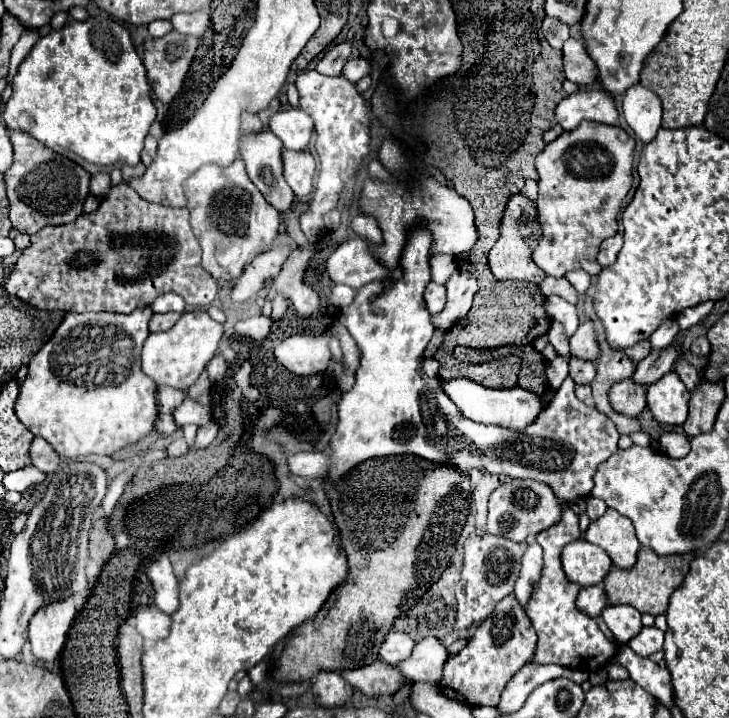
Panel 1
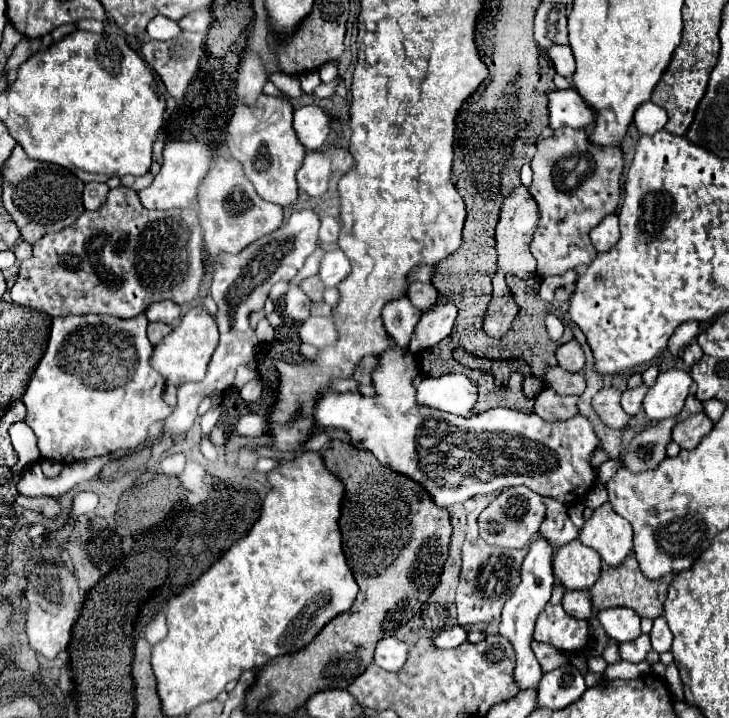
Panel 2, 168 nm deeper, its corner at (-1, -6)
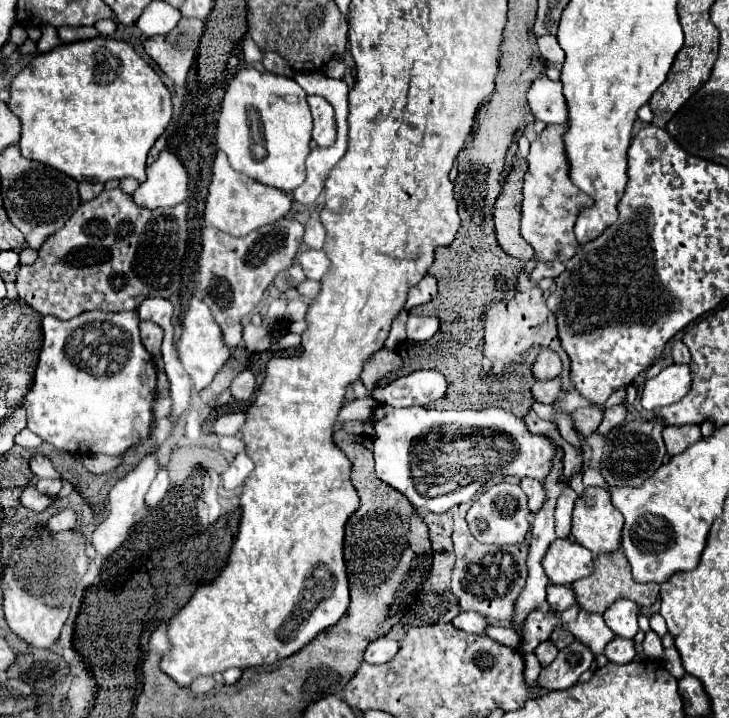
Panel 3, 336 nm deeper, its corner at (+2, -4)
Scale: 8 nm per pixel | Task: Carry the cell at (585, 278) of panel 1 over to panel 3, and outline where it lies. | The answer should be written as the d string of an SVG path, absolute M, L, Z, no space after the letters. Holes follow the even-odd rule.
M536 260L536 268L532 270L530 278L532 282L538 282L540 278L556 278L564 270L562 262L540 262Z

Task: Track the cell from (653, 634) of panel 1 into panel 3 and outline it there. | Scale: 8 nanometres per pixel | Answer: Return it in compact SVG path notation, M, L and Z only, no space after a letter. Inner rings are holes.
M616 636L614 640L608 642L608 646L604 648L604 656L614 662L614 664L628 664L634 660L636 650L634 650L634 640L626 640Z

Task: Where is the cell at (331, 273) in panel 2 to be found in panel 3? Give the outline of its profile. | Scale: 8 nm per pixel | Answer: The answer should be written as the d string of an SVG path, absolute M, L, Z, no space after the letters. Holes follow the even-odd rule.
M302 250L296 256L296 262L302 266L306 278L320 280L324 272L330 268L330 262L322 250Z

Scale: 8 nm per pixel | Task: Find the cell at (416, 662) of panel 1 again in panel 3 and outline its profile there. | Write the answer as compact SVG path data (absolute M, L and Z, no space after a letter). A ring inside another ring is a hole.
M460 612L452 624L458 628L458 630L464 630L464 632L470 632L470 634L484 634L484 630L488 628L488 620L482 616L482 614L476 614L476 612Z

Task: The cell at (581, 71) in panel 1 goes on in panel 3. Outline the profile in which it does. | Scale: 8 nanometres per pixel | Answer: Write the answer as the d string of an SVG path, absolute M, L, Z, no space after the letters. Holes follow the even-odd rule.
M548 34L540 36L538 38L538 48L540 48L540 54L542 54L544 60L552 62L558 68L562 66L562 62L564 62L564 50L560 48L556 36L548 36Z

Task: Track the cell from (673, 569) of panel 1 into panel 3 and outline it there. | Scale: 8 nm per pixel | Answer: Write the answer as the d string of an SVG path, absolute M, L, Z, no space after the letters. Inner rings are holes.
M622 550L596 556L594 558L594 570L592 570L592 574L588 578L582 578L582 580L572 582L570 588L576 594L578 606L582 610L586 610L586 612L596 612L596 614L602 614L618 598L634 600L640 608L652 606L656 602L656 598L658 598L658 586L656 584L638 584L638 582L632 580L630 566L628 566L628 560L626 560L626 556L624 556Z

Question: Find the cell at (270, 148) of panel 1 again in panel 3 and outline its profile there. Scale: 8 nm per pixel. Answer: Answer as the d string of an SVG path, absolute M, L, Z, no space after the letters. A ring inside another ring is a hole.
M244 68L230 80L222 100L220 118L216 124L216 144L228 156L230 166L234 170L290 194L306 178L304 160L310 152L310 142L312 142L312 116L308 110L306 92L294 78L280 76L268 70L260 72L256 68Z

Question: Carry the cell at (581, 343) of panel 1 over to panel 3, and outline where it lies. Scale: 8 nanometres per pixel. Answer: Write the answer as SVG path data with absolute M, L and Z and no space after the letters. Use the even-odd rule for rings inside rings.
M542 350L534 364L532 364L532 376L536 380L550 380L550 378L556 378L562 370L562 362L558 358L558 354L554 354L552 350Z

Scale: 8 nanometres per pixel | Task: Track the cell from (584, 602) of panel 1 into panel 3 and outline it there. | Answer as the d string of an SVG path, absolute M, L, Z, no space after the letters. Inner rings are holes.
M550 584L548 590L546 590L546 600L548 600L548 604L552 606L554 612L564 612L566 608L576 604L574 592L572 592L570 586L554 586L554 584Z

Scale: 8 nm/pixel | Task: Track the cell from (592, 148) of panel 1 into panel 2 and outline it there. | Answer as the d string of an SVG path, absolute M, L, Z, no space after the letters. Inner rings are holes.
M559 128L547 140L537 144L537 152L531 160L533 168L533 184L529 188L531 196L539 206L539 226L531 240L531 254L537 260L537 274L545 276L559 276L567 270L577 270L591 260L595 260L597 250L593 248L587 232L601 224L603 216L615 214L619 200L621 200L621 172L623 172L623 150L621 146L599 146L593 144L587 130L575 128Z

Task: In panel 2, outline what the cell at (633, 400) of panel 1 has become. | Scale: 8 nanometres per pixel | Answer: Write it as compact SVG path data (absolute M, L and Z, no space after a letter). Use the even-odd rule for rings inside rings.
M605 386L593 398L593 408L601 416L601 420L607 422L607 426L623 430L633 416L627 416L627 412L623 412L623 406L619 404L619 400L621 400L621 392L613 386Z

